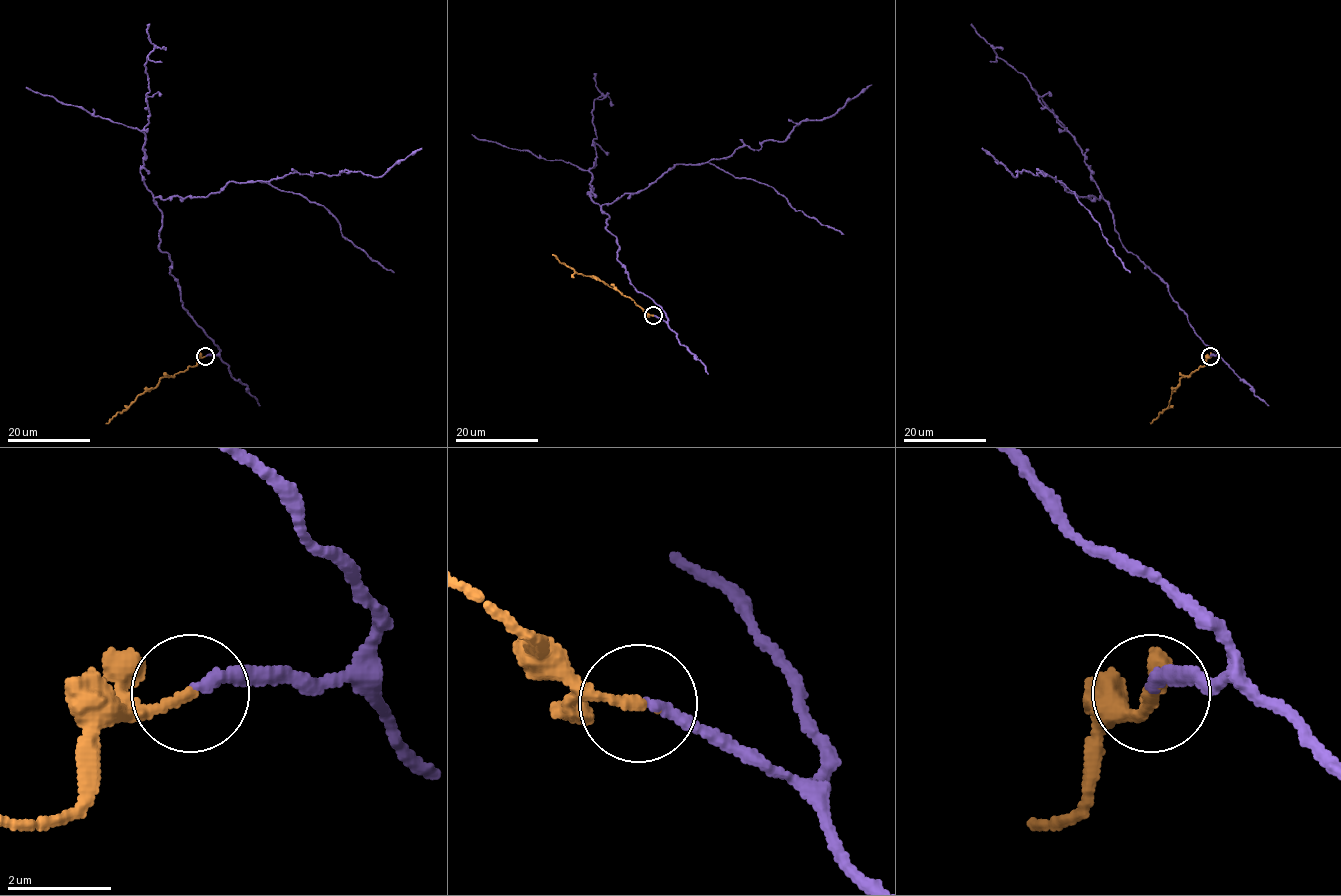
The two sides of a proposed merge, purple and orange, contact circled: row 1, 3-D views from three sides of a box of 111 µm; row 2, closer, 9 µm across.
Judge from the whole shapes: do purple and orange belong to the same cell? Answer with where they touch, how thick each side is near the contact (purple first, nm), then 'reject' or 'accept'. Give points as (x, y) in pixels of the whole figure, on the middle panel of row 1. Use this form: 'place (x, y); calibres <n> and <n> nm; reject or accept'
place (653, 315); calibres 200 and 190 nm; accept

